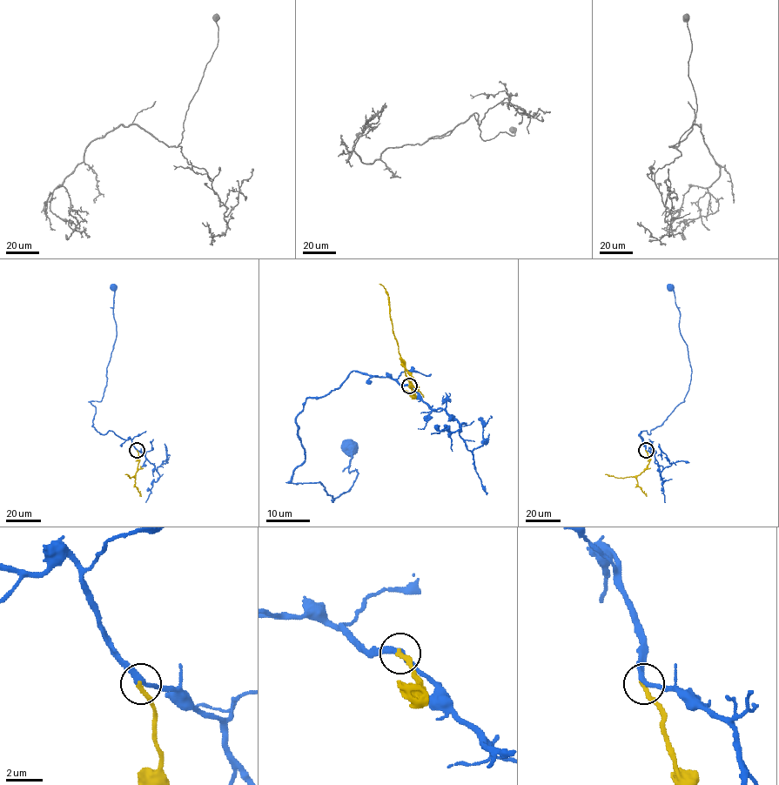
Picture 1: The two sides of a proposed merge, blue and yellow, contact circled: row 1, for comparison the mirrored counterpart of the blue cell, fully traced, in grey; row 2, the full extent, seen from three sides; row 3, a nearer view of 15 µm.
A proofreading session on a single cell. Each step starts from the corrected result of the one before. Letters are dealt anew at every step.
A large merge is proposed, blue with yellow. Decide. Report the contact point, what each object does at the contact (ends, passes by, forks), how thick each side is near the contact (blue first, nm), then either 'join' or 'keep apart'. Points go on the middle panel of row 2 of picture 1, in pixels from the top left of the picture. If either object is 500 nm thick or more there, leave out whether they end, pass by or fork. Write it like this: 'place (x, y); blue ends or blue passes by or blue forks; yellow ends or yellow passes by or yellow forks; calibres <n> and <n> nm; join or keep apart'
place (409, 385); blue passes by; yellow ends; calibres 280 and 240 nm; join

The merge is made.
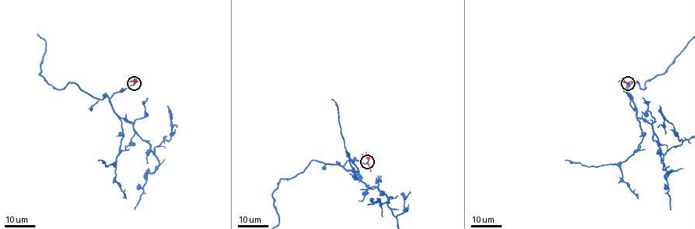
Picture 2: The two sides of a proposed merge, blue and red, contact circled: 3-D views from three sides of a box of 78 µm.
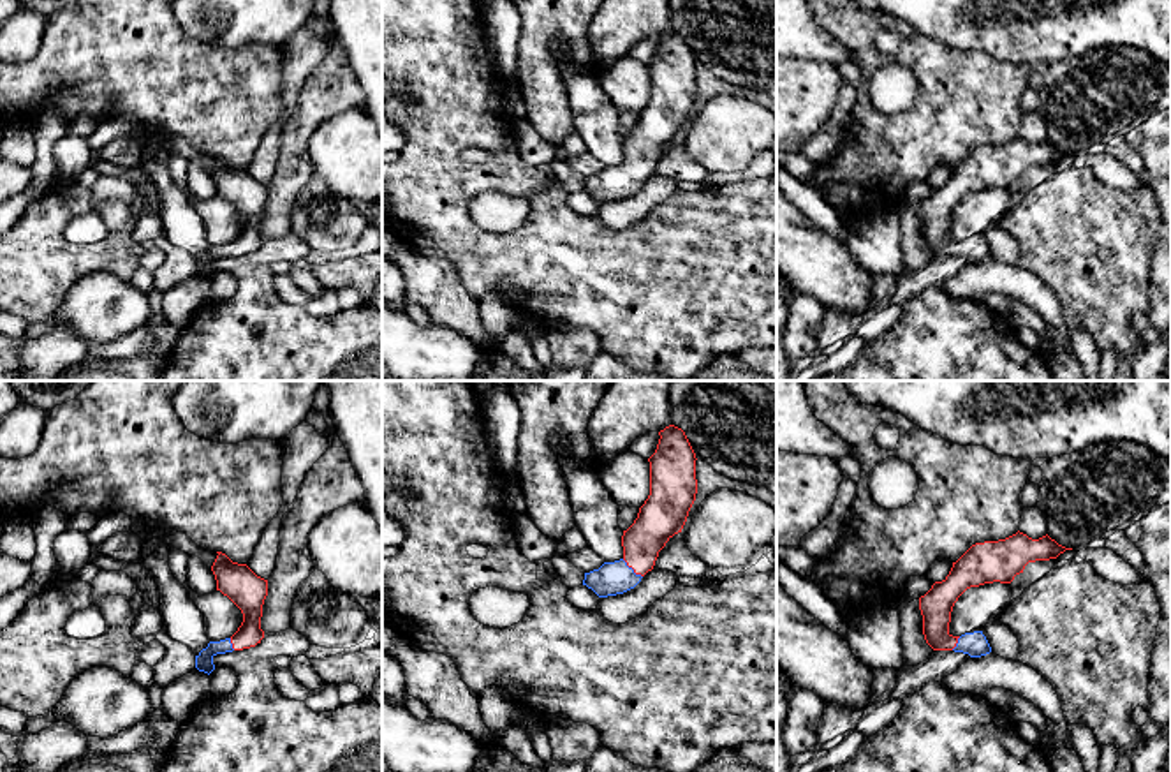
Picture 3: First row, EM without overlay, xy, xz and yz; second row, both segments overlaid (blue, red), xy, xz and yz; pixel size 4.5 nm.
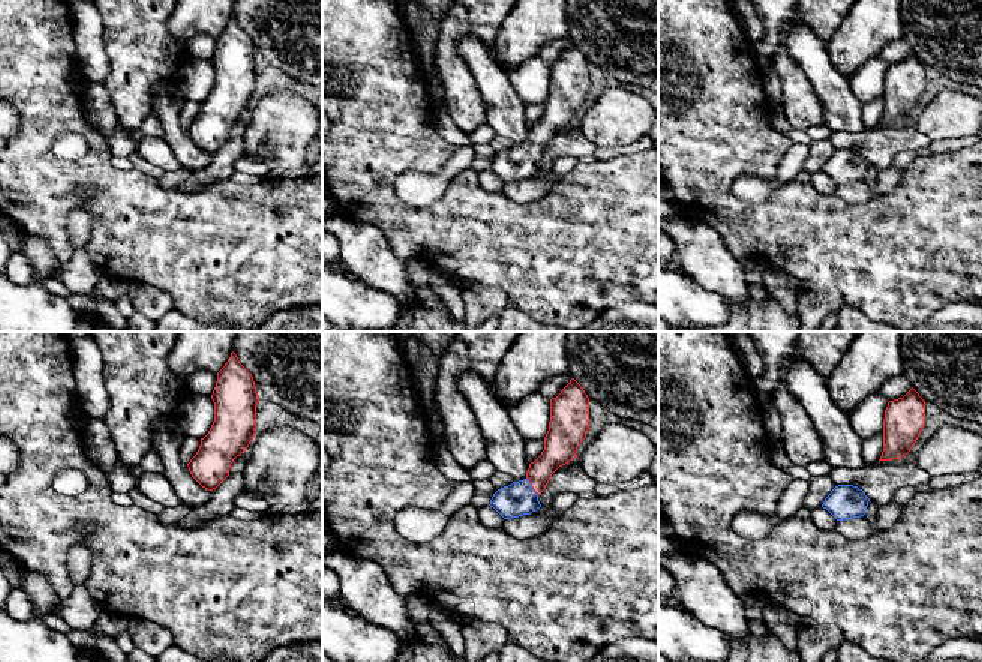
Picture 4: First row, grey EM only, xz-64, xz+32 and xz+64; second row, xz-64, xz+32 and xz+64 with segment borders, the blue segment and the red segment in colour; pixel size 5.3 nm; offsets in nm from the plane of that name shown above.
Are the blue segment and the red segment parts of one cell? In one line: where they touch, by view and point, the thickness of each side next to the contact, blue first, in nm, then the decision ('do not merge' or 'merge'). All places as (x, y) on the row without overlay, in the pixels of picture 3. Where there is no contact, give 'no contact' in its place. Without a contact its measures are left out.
meets blue in xz at (633, 175); 150 nm thick on the blue side, 180 nm on the other; merge

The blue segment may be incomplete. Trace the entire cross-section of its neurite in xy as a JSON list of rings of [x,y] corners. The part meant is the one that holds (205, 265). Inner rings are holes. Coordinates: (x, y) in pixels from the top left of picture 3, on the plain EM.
[[[217,157],[211,176],[217,196],[227,201],[243,219],[238,236],[225,245],[210,247],[195,261],[195,273],[204,278],[215,275],[213,263],[232,256],[255,252],[264,243],[261,234],[262,210],[268,201],[268,185],[257,182],[247,169],[232,167],[225,159]]]

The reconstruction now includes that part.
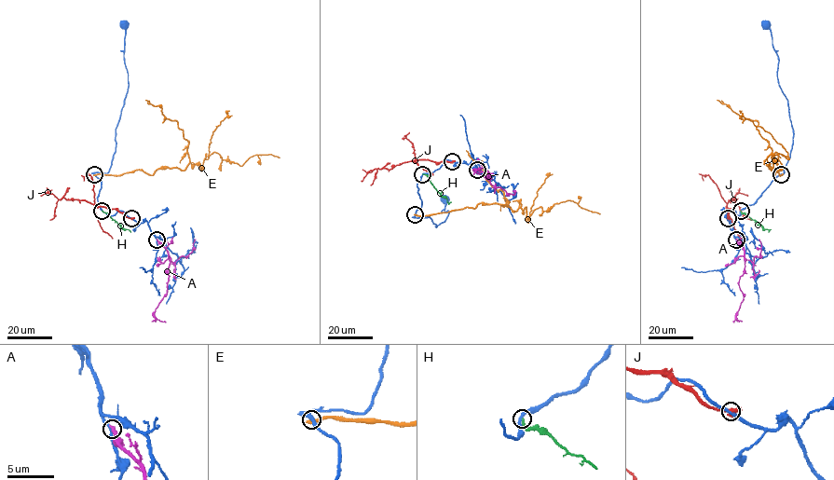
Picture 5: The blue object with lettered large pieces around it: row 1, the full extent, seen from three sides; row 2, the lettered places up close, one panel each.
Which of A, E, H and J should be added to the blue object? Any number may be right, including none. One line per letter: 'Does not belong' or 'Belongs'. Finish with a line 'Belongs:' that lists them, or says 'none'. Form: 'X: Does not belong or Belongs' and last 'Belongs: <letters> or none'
A: Does not belong
E: Does not belong
H: Does not belong
J: Does not belong
Belongs: none

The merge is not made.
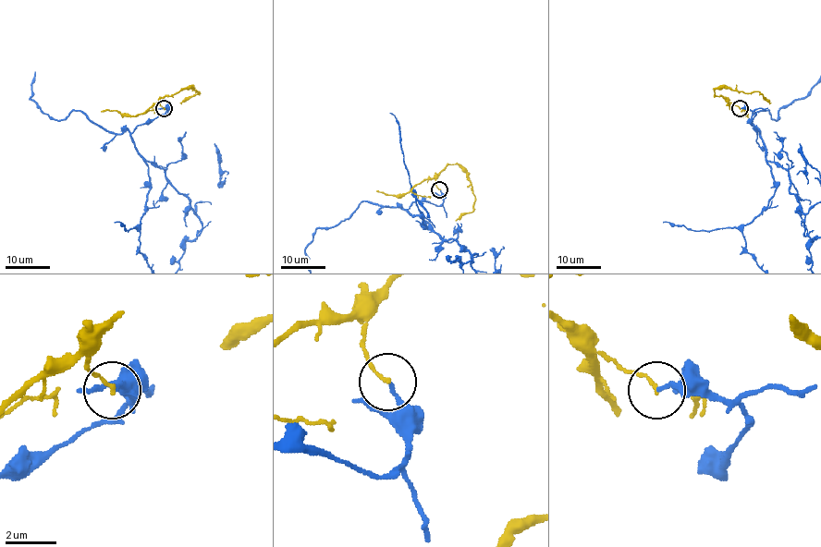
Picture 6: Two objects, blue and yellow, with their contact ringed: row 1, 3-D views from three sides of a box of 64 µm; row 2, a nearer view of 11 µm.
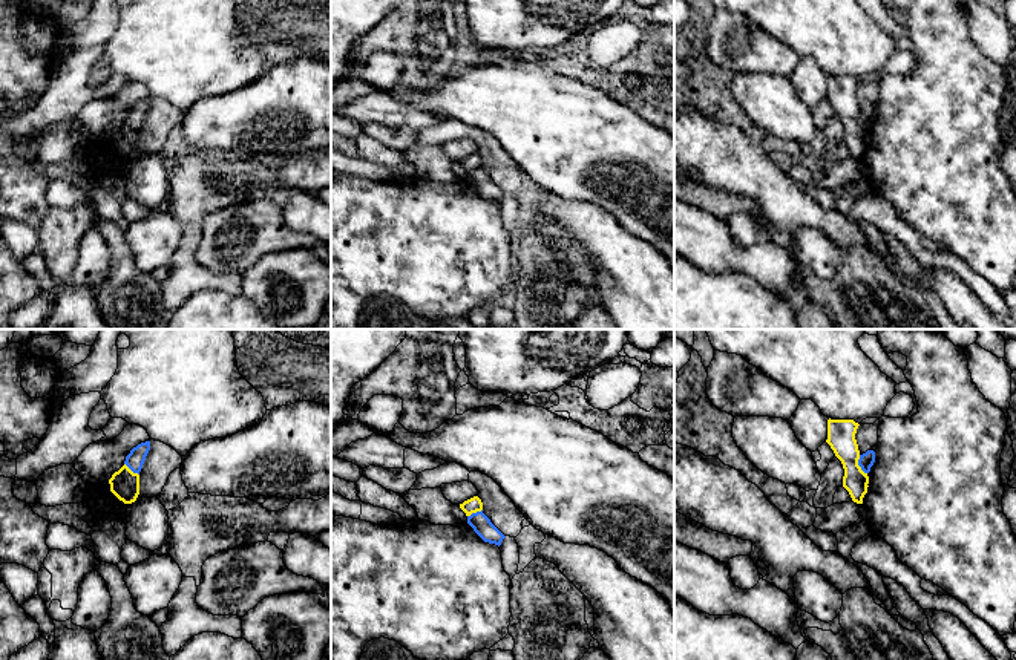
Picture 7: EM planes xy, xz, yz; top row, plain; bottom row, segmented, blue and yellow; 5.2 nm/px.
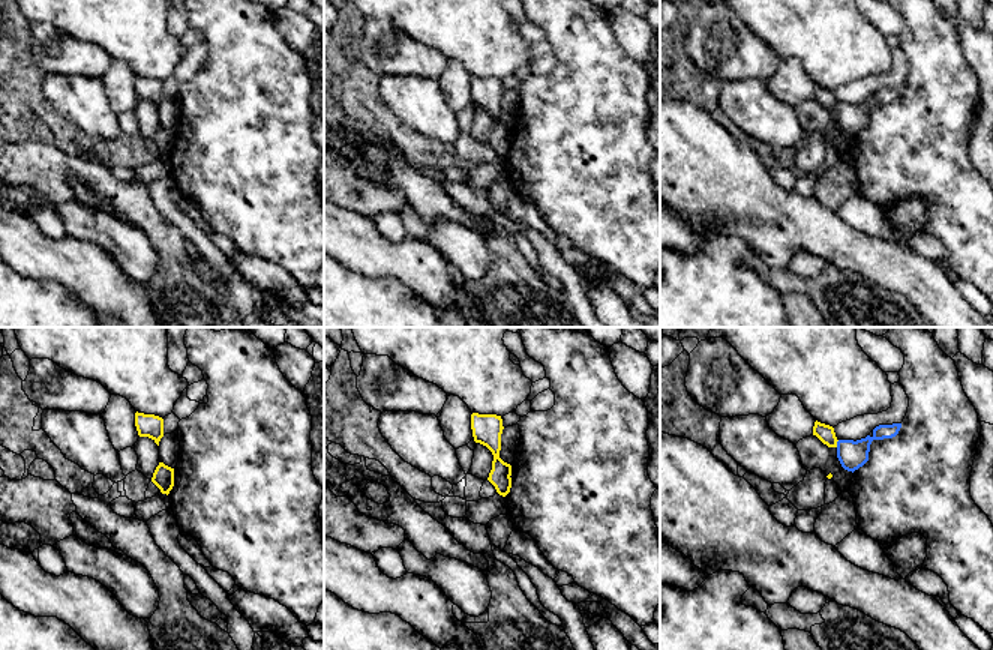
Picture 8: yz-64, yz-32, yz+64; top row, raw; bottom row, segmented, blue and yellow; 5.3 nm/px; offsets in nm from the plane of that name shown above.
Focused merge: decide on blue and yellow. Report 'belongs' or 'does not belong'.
does not belong

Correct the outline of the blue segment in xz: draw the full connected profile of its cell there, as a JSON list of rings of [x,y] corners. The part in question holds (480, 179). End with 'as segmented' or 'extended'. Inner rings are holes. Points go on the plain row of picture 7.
[[[481,168],[472,170],[467,173],[467,181],[474,185],[474,188],[489,201],[501,202],[503,196],[506,194],[492,179],[490,176]]] | as segmented

